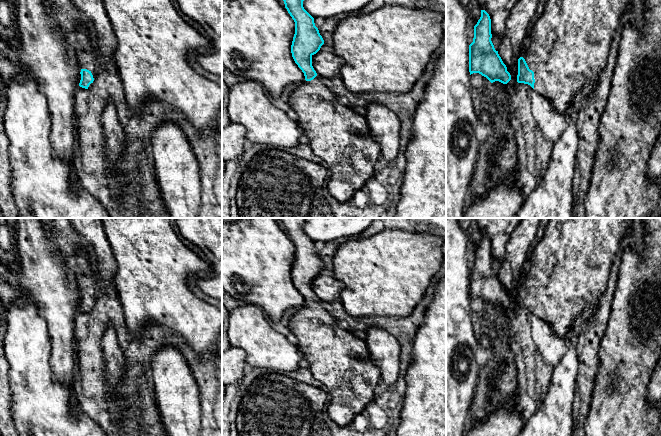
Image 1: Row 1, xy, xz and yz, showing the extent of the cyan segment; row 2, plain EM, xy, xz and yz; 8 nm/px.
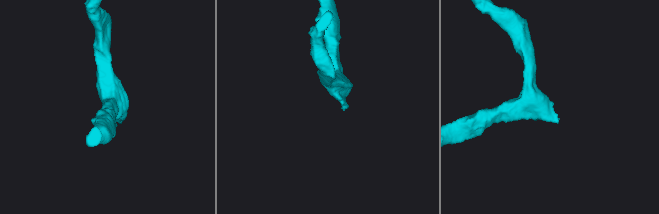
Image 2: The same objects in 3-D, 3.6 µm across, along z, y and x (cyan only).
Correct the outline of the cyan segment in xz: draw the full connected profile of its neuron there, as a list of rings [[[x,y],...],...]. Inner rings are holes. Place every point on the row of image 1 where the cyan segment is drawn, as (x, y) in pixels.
[[[283,0],[285,8],[295,22],[295,34],[291,45],[291,53],[295,63],[302,70],[305,80],[297,86],[290,94],[289,105],[298,115],[297,123],[302,133],[309,138],[309,146],[315,155],[322,158],[326,163],[329,177],[326,182],[326,191],[338,202],[345,204],[351,201],[352,197],[366,182],[373,178],[380,163],[381,149],[373,138],[365,116],[356,113],[349,106],[341,105],[338,96],[333,93],[322,81],[312,66],[312,56],[316,54],[324,40],[315,26],[314,18],[304,9],[304,0]]]

